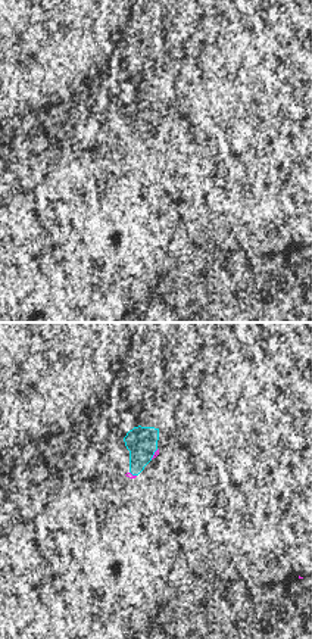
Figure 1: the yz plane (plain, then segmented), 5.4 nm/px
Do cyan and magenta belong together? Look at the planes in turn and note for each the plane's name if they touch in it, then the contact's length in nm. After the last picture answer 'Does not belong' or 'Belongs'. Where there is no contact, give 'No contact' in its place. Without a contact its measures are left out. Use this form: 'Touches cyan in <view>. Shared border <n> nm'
Touches cyan in yz. Shared border 70 nm

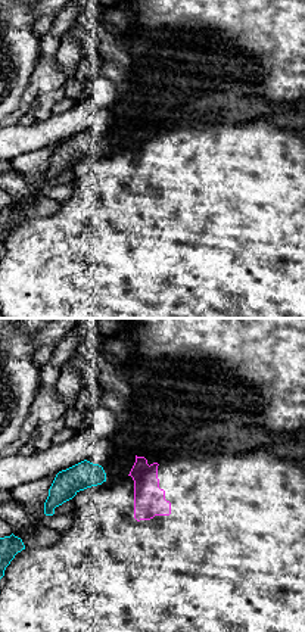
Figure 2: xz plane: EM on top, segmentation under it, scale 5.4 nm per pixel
No contact

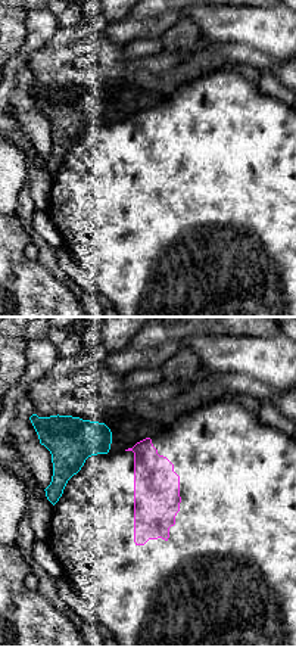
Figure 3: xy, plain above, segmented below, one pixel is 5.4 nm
No contact

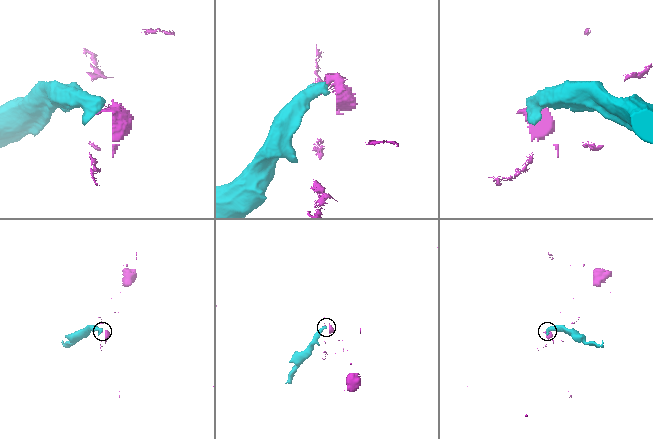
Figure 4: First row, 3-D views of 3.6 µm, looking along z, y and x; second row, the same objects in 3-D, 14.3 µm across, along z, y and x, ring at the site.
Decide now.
Does not belong

